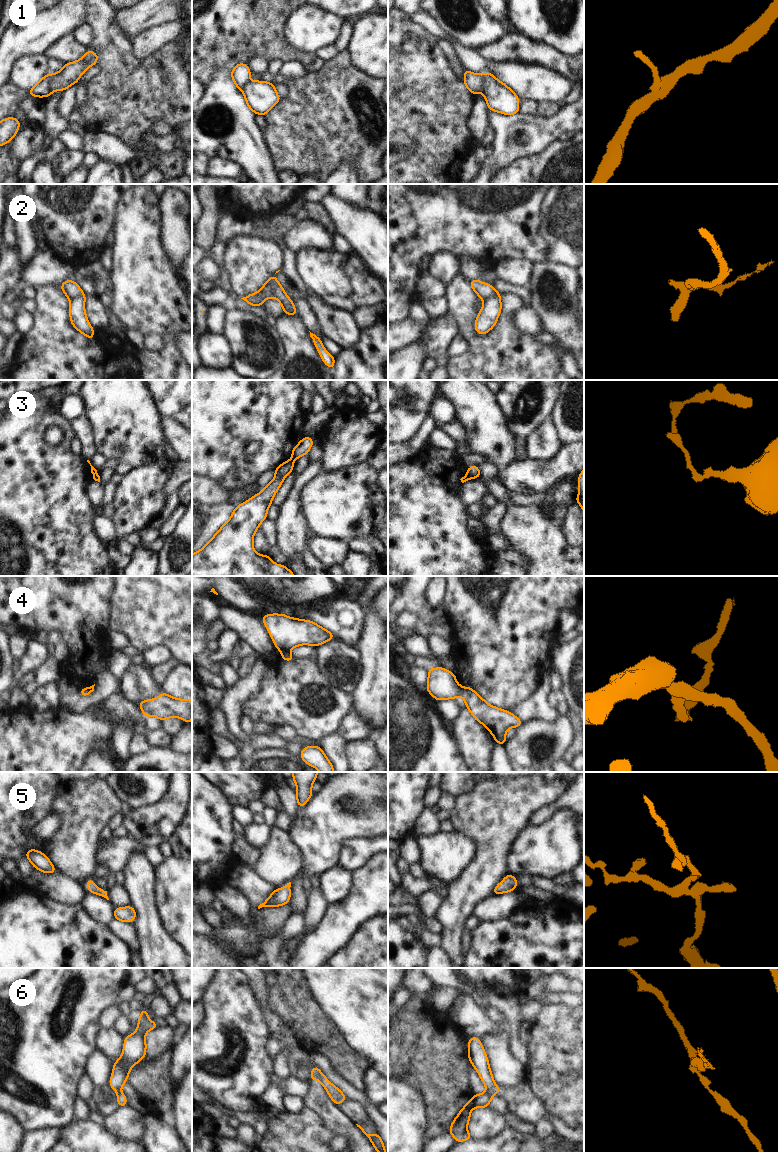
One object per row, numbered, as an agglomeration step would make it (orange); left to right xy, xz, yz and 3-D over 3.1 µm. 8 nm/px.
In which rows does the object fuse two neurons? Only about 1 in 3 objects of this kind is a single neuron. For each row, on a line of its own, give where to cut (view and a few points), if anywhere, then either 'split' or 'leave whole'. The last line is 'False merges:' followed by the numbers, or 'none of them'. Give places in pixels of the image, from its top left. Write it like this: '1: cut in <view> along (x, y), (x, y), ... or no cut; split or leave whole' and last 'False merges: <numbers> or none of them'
1: cut in xy along (49, 74), (50, 93), (48, 95); split
2: cut in xz along (279, 284), (273, 287), (272, 296); split
3: cut in xz along (290, 459), (293, 461); split
4: cut in xz along (280, 648), (287, 651); split
5: no cut; leave whole
6: cut in xz along (313, 1066), (318, 1078); split
False merges: 1, 2, 3, 4, 6

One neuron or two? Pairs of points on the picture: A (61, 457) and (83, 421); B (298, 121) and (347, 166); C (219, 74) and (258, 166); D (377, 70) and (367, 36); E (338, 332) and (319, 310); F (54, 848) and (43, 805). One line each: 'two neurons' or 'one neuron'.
A: two neurons
B: two neurons
C: one neuron
D: one neuron
E: one neuron
F: two neurons

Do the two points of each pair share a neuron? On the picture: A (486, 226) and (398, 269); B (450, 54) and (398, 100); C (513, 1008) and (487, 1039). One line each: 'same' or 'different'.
A: same
B: different
C: different

